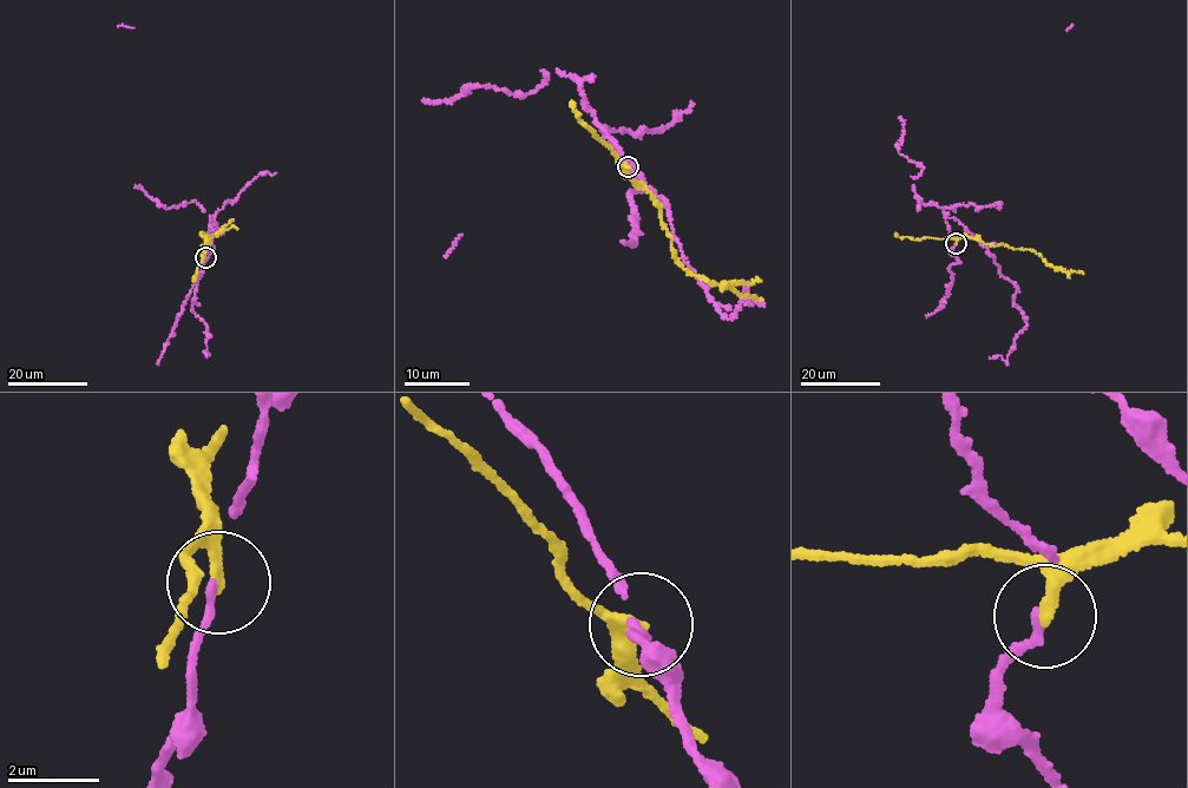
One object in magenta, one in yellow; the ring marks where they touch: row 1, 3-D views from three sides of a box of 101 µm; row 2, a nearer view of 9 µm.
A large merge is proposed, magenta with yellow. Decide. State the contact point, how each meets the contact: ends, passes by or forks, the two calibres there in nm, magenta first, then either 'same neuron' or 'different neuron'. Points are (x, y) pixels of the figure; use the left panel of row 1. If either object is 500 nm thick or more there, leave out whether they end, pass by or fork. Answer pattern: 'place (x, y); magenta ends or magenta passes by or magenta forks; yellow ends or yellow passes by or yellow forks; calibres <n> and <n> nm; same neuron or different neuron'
place (205, 257); magenta passes by; yellow ends; calibres 140 and 240 nm; different neuron

